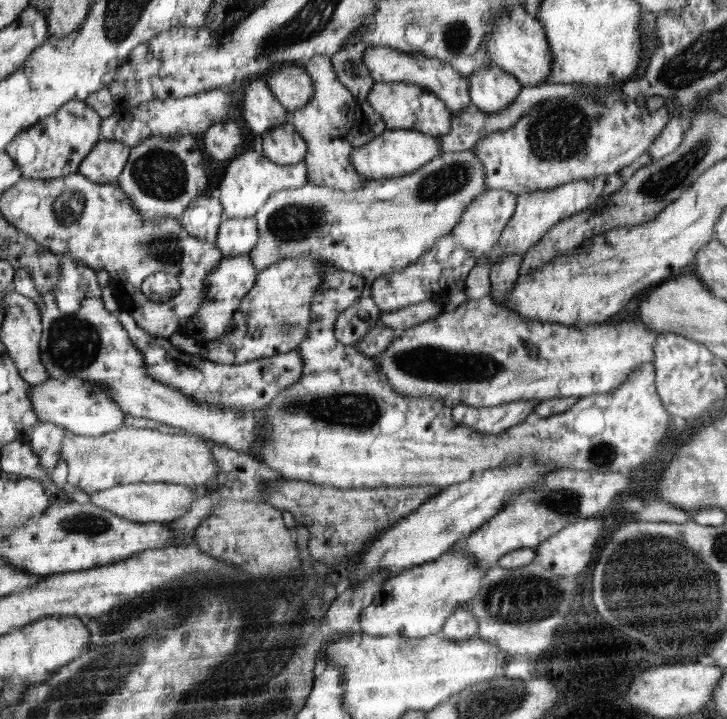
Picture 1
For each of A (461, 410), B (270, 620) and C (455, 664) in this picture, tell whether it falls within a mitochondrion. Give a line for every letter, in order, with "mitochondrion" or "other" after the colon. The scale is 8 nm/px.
A: other
B: other
C: other

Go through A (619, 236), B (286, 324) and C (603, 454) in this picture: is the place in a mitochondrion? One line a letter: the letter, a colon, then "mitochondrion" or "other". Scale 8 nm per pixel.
A: other
B: mitochondrion
C: mitochondrion

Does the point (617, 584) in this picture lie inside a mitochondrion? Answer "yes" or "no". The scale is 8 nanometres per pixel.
no

